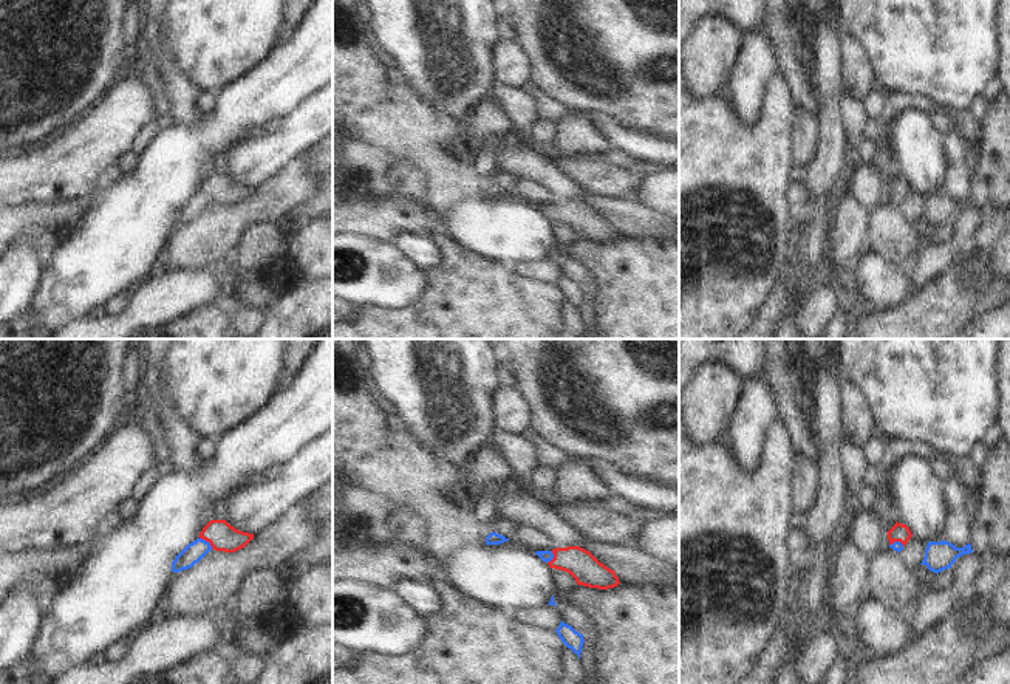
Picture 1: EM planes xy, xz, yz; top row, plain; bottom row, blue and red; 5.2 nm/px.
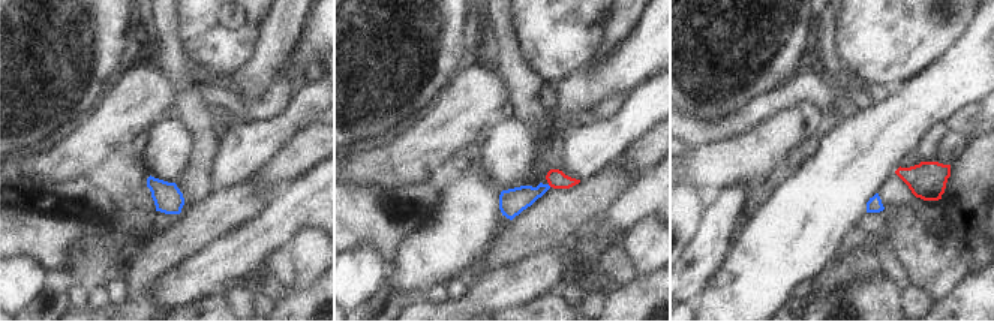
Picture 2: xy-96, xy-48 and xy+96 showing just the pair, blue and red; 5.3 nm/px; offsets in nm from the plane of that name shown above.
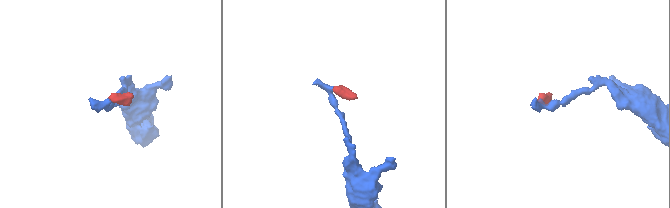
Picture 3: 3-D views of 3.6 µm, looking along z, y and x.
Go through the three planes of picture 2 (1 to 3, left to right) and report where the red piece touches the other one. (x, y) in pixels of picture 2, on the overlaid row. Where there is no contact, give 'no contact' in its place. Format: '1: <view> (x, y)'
1: no contact
2: no contact
3: no contact

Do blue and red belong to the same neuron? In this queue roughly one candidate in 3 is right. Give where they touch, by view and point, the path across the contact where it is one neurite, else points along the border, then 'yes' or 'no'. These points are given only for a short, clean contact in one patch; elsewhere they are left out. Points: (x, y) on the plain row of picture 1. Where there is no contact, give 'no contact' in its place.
xy (208, 195) | across xy (195, 205), (208, 195), (220, 188) | yes

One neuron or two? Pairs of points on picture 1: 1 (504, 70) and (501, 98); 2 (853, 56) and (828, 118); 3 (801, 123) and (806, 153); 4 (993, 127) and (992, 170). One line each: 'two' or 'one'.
1: two
2: two
3: one
4: one

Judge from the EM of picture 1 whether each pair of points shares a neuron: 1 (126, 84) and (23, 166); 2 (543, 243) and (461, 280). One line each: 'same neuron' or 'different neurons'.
1: same neuron
2: different neurons

